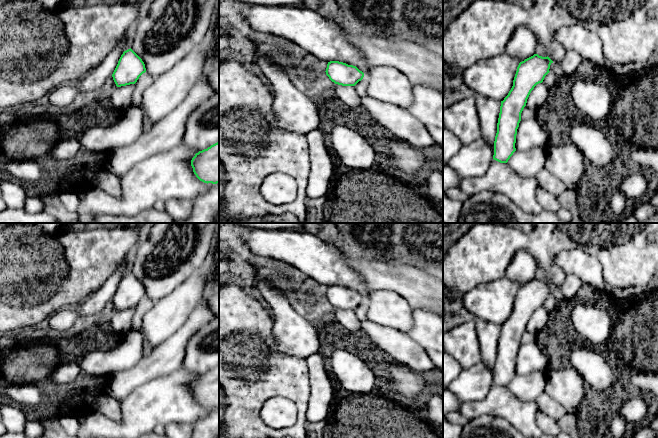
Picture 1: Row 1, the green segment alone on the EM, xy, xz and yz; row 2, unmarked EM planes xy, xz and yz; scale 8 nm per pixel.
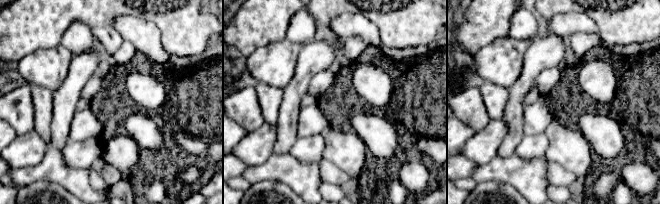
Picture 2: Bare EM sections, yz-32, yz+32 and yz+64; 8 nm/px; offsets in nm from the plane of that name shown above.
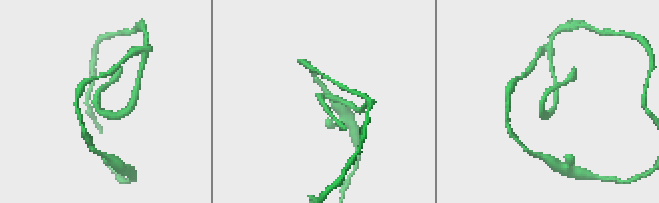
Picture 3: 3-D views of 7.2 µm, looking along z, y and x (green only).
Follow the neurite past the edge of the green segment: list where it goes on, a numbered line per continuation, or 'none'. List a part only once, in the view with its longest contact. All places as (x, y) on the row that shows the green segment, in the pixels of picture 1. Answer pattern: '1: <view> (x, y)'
none

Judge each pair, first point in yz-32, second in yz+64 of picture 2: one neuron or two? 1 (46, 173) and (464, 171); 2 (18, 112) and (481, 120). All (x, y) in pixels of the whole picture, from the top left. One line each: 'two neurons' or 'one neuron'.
1: two neurons
2: one neuron

